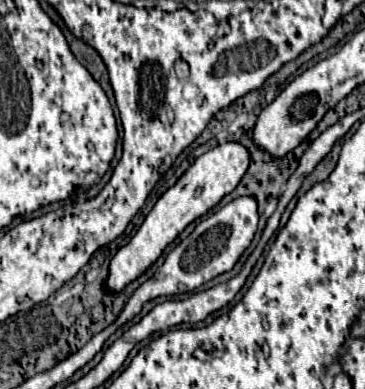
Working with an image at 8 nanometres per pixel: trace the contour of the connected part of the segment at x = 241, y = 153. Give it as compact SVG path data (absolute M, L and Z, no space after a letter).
M222 143L204 153L196 159L196 163L178 179L174 187L170 187L154 205L154 209L148 213L136 235L114 255L110 261L110 273L104 283L104 291L118 293L128 283L138 279L150 265L158 261L158 257L164 253L164 249L198 217L202 217L206 211L210 211L214 205L220 203L224 195L228 195L246 173L248 165L248 151L240 143Z

